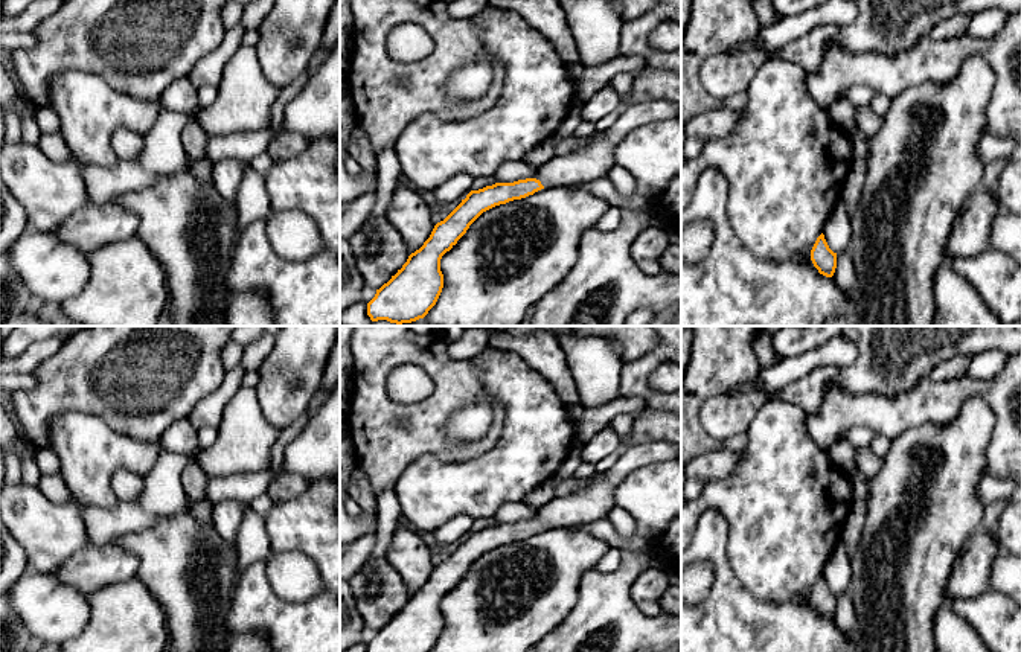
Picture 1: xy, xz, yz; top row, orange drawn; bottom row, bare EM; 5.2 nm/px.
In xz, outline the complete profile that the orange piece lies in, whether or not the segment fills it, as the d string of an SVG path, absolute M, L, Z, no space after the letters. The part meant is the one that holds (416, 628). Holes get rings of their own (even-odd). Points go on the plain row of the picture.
M649 442L632 445L620 451L619 460L600 477L591 478L584 489L573 491L567 495L558 494L553 500L536 510L535 519L518 521L514 524L495 524L478 532L471 532L465 541L440 564L437 564L424 583L424 586L411 594L407 603L392 620L376 631L375 638L367 644L367 652L430 652L443 629L443 615L440 612L440 600L450 593L457 582L466 574L469 567L486 551L521 541L535 533L552 527L576 527L602 518L608 518L614 504L614 489L635 469L649 463L661 463L678 459L680 449L669 442Z

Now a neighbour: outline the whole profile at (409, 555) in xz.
M404 523L396 527L386 559L401 574L410 596L424 586L434 570L431 551L418 532Z

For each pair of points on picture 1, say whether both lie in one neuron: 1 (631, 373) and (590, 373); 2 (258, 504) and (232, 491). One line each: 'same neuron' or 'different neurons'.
1: different neurons
2: different neurons

